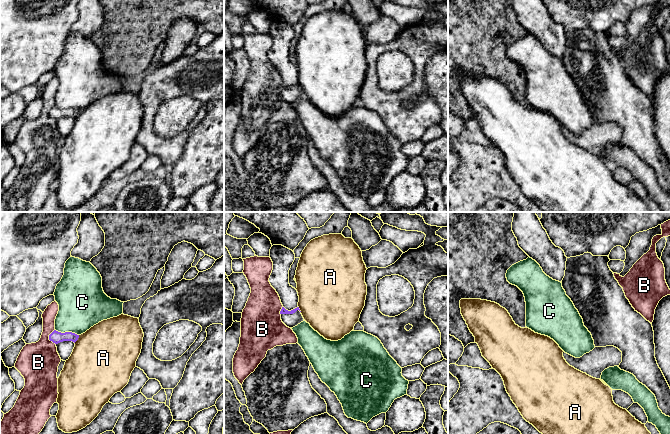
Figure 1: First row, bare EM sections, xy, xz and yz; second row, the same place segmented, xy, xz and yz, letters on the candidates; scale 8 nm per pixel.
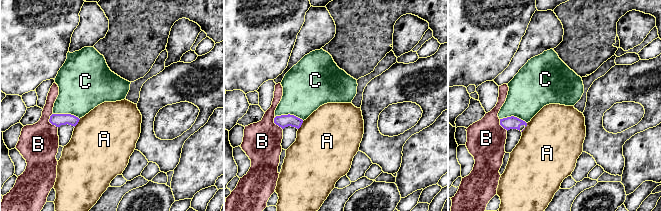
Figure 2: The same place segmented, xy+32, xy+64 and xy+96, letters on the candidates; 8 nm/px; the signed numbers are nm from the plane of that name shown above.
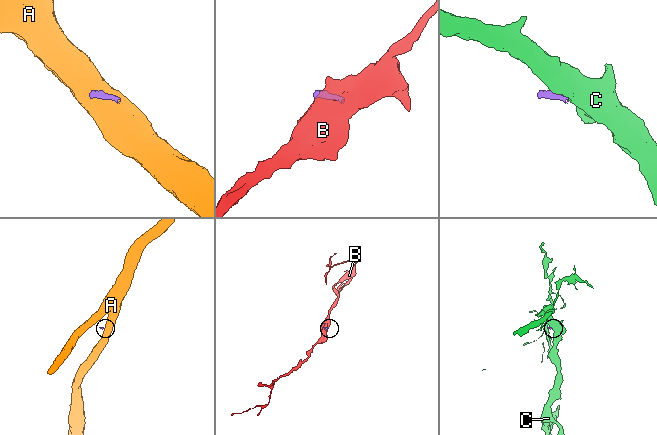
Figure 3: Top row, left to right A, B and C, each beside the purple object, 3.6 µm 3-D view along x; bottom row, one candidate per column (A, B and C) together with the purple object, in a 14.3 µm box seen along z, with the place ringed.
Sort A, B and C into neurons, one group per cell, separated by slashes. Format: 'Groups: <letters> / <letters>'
Groups: A / B / C

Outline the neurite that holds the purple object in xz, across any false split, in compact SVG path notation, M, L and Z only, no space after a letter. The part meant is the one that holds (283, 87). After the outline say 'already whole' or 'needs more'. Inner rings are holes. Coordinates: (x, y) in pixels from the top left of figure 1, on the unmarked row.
M282 83L280 90L282 98L289 104L293 104L301 98L305 97L299 83L291 87L288 87L284 83Z; needs more

